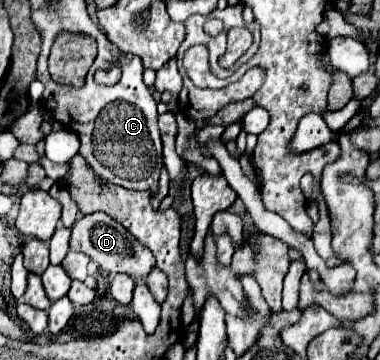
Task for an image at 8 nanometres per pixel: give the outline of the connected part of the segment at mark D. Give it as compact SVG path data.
M94 212L88 216L82 216L76 220L72 226L72 238L70 238L70 248L88 254L106 274L128 274L132 280L146 280L150 270L156 266L154 254L142 246L130 232L116 222L114 218L106 216L106 212Z

